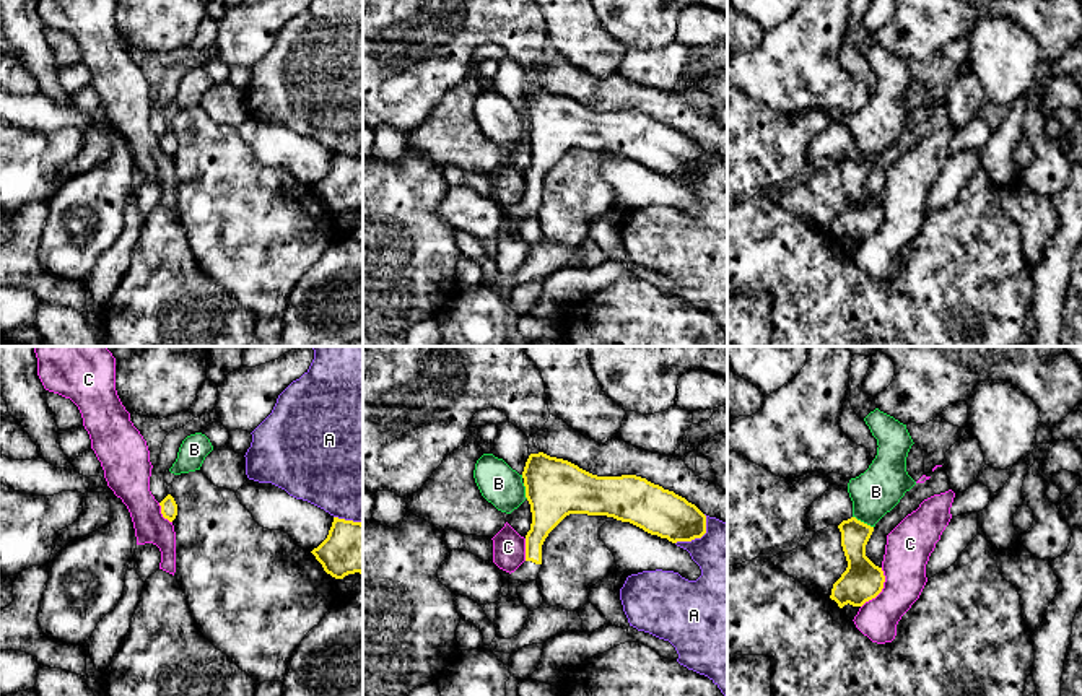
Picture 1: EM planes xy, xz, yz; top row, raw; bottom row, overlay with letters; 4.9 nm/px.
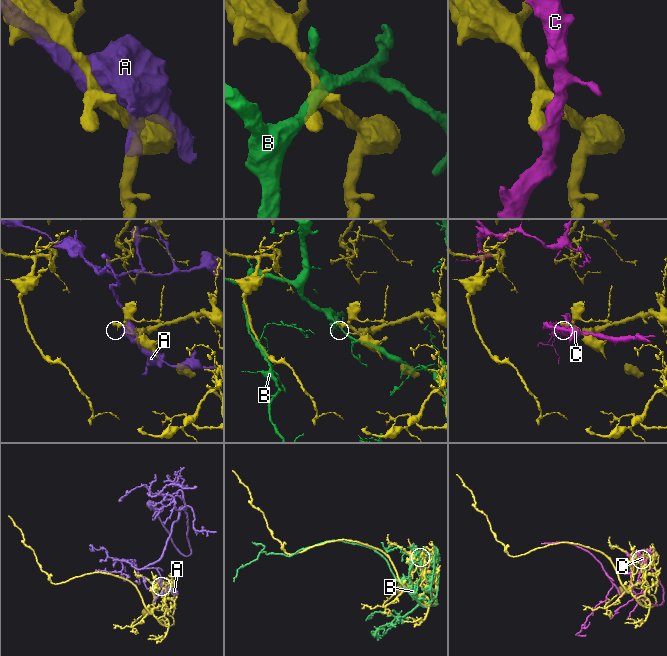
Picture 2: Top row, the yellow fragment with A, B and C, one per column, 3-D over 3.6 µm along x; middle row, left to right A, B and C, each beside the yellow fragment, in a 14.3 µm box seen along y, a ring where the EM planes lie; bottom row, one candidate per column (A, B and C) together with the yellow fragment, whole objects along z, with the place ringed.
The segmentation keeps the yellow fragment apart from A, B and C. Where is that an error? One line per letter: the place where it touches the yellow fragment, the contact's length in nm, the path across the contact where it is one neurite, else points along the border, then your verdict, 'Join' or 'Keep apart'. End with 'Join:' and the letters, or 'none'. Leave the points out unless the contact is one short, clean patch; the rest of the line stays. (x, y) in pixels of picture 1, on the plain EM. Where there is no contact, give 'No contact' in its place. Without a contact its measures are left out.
A: Touches yellow at xz (698, 173). Shared border 220 nm. Keep apart
B: Touches yellow at yz (863, 158). Shared border 120 nm. Keep apart
C: Touches yellow at yz (882, 223). Shared border 220 nm. Keep apart
Join: none

